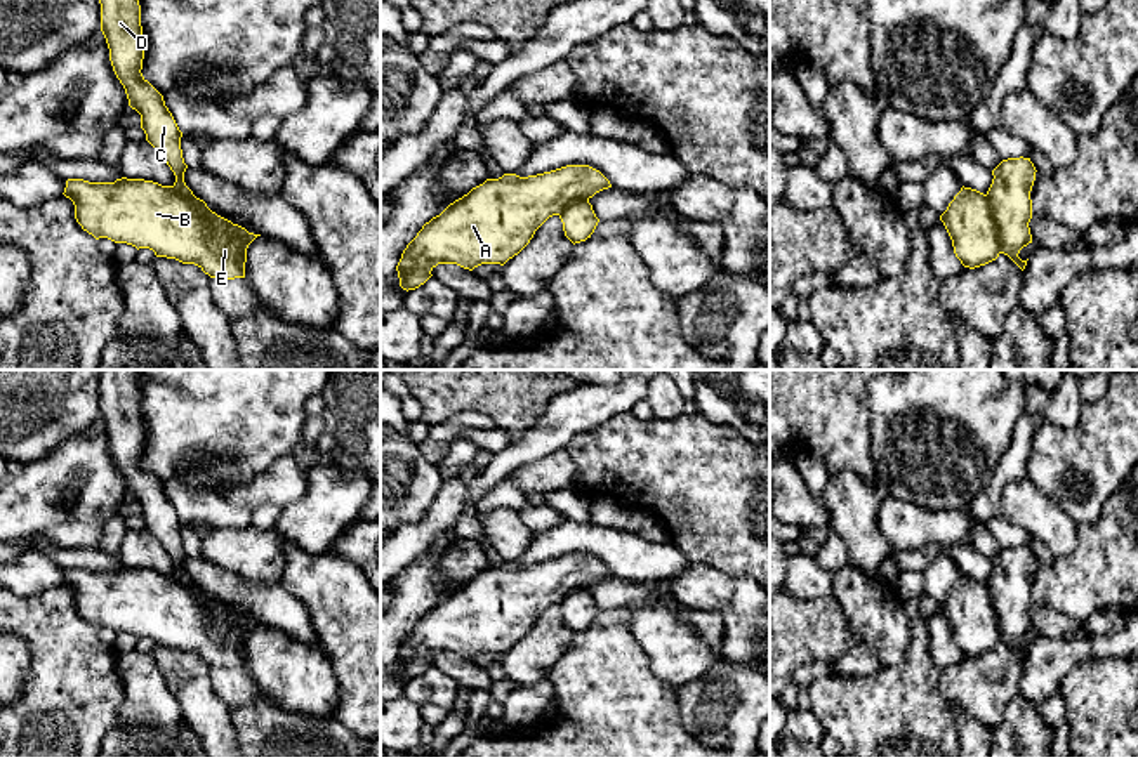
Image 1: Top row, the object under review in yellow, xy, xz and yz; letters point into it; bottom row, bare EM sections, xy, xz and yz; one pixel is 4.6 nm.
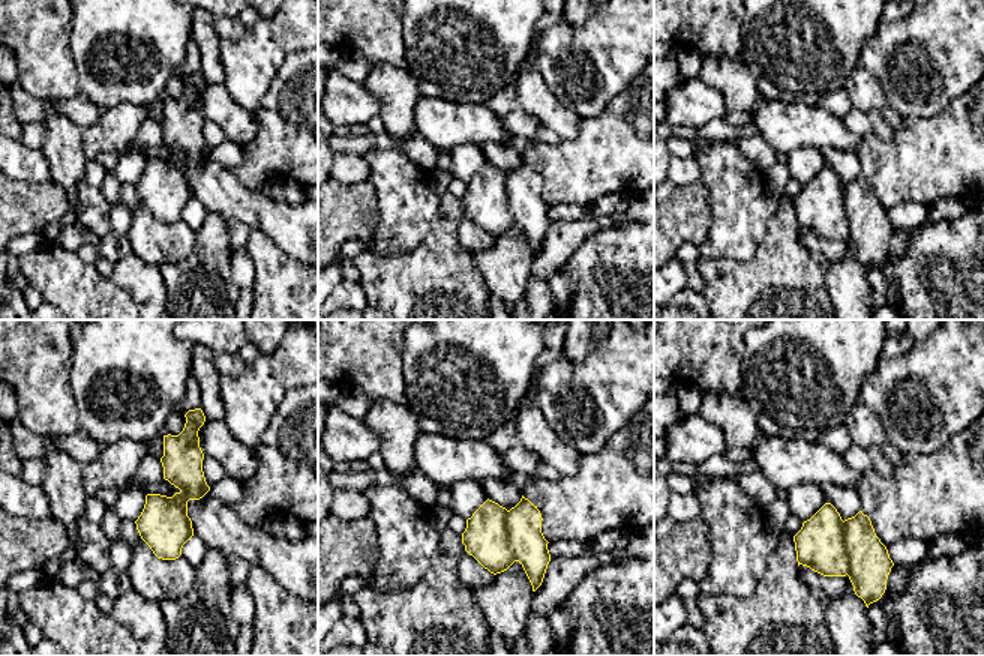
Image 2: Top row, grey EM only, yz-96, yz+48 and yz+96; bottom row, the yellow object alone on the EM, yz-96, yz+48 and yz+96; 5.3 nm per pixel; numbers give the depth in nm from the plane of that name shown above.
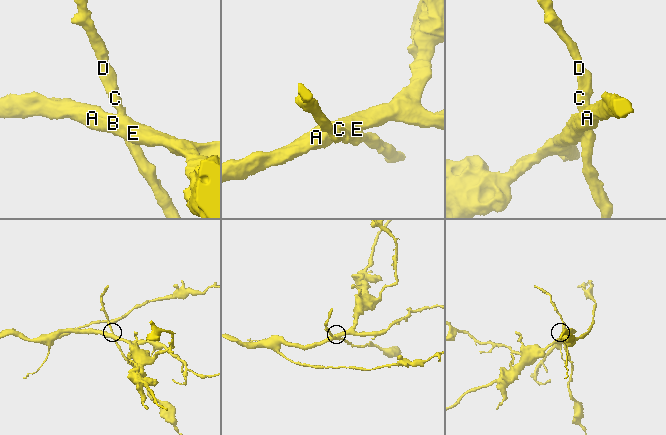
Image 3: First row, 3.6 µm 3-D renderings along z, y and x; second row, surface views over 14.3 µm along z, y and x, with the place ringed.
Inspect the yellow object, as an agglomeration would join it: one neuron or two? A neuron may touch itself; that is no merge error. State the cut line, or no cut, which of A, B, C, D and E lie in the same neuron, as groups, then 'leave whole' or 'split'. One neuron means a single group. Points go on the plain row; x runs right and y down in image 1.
yz (985, 584), (1001, 641) | A B E / C D | split

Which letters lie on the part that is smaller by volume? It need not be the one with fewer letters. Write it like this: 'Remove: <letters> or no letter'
Remove: C, D

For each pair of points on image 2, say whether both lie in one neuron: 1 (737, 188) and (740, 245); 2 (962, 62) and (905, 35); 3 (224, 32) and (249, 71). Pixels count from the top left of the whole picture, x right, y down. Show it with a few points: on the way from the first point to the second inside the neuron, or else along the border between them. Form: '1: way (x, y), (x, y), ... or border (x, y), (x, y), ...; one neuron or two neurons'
1: way (740, 201), (740, 231); one neuron
2: way (948, 53), (933, 53), (918, 41); one neuron
3: border (246, 30), (239, 39), (219, 39); two neurons

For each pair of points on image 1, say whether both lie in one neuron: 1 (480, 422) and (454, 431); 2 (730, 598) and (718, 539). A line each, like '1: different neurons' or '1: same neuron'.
1: same neuron
2: different neurons

